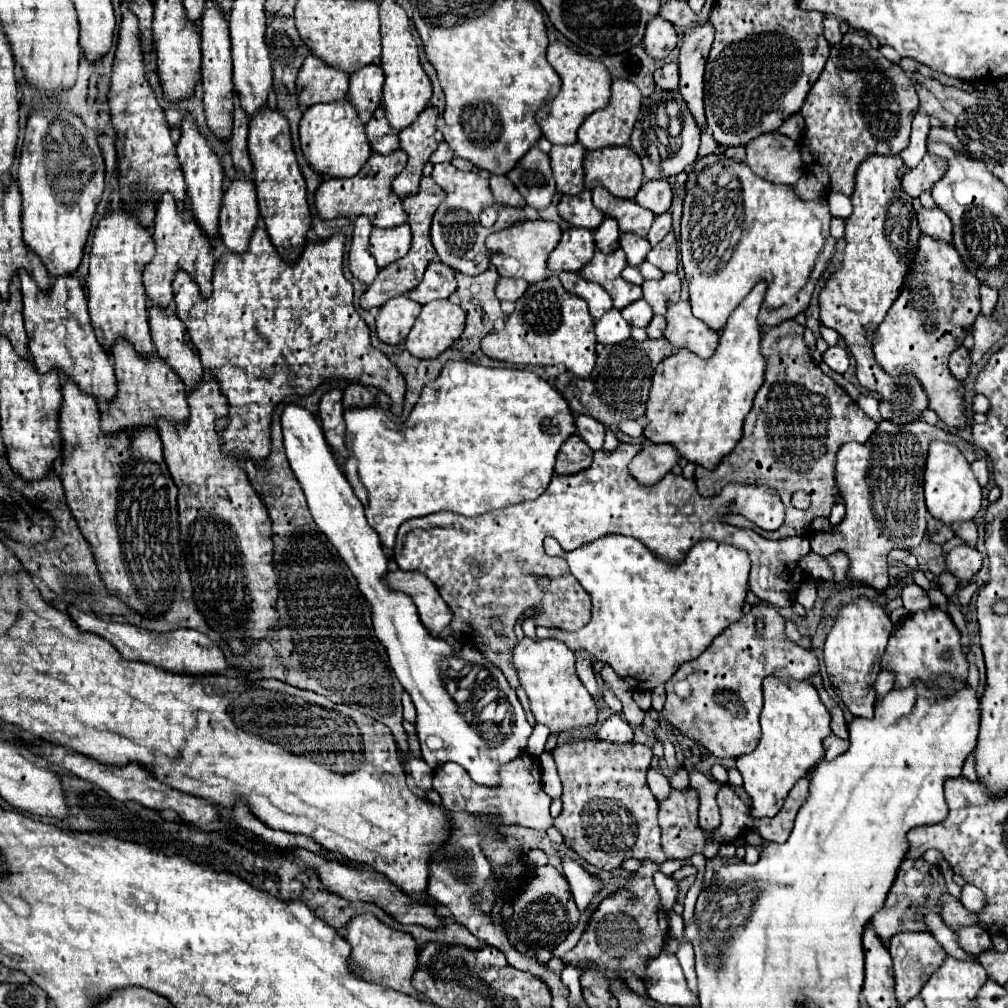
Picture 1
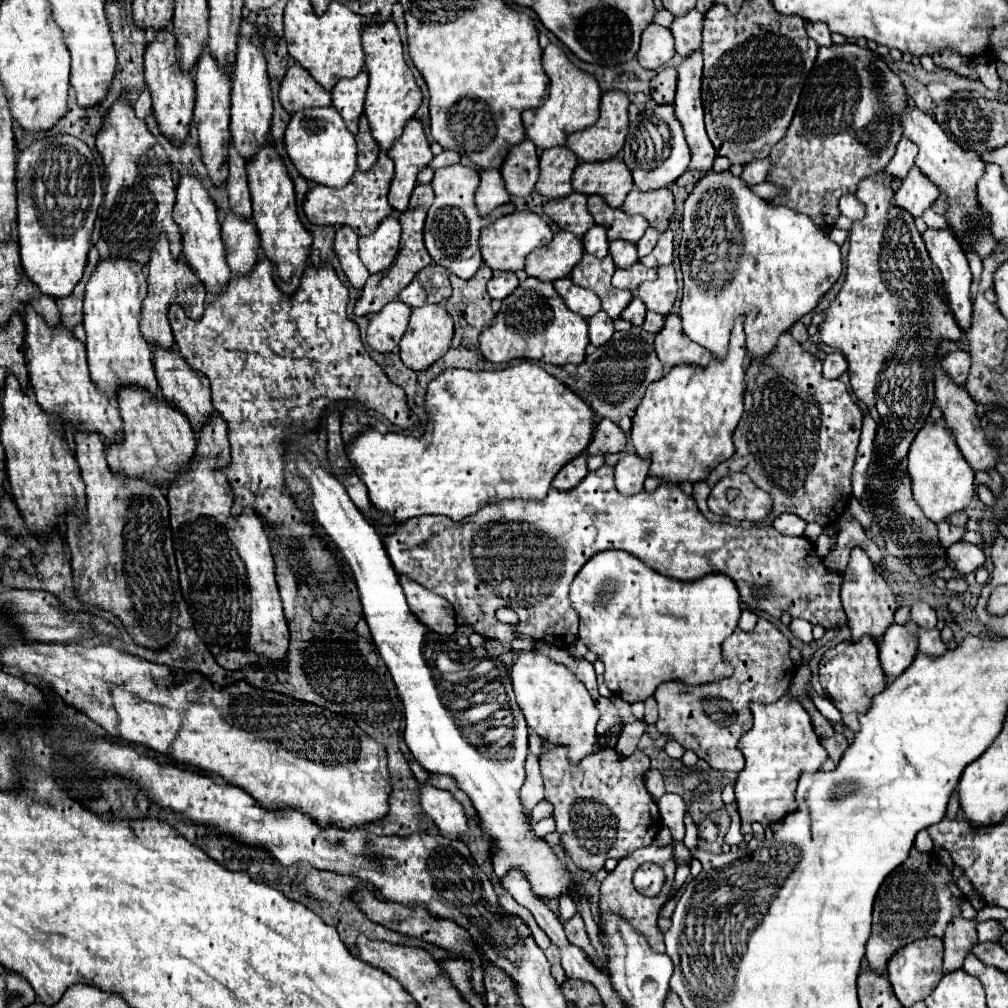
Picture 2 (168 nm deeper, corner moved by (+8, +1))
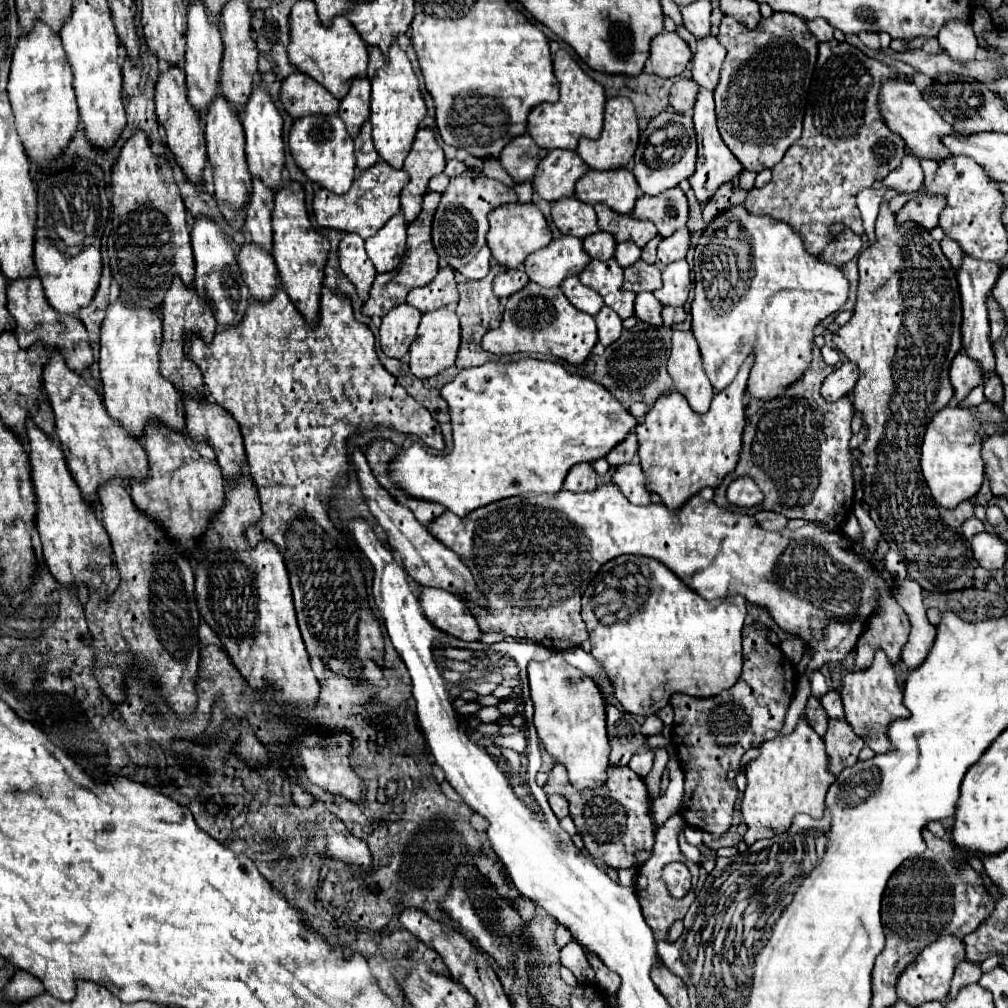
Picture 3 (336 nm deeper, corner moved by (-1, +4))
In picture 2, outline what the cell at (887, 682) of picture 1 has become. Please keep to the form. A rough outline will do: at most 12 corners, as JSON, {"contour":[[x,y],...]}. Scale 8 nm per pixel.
{"contour":[[893,623],[879,639],[887,679],[899,677],[915,659],[917,627]]}

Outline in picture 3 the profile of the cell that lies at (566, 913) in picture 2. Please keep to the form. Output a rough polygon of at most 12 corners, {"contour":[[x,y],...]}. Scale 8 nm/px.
{"contour":[[576,942],[560,950],[566,966],[582,984],[594,984],[594,970]]}

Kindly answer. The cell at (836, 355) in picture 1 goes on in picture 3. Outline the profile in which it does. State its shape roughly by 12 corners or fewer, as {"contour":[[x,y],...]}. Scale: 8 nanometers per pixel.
{"contour":[[844,362],[826,376],[820,394],[836,402],[852,392],[858,368]]}

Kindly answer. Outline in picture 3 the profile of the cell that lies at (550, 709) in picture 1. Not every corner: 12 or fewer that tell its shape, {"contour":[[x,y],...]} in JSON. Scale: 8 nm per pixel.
{"contour":[[560,652],[528,664],[534,726],[574,788],[606,782],[598,684]]}

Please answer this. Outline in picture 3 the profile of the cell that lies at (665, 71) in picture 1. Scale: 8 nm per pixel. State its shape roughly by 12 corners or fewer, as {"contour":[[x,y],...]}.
{"contour":[[680,78],[670,90],[674,112],[694,108],[698,84]]}

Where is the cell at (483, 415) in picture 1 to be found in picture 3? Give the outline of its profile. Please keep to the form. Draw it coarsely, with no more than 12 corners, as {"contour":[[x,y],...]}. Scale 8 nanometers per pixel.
{"contour":[[526,358],[442,388],[452,454],[390,464],[466,516],[556,494],[638,420],[604,386]]}

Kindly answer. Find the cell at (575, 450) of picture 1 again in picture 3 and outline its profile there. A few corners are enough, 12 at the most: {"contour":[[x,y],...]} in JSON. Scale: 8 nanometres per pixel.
{"contour":[[592,464],[570,468],[564,488],[588,492],[598,486]]}

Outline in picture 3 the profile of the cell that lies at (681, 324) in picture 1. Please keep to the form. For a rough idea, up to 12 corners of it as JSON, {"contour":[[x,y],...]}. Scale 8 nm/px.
{"contour":[[674,332],[668,374],[696,414],[714,390],[692,332]]}

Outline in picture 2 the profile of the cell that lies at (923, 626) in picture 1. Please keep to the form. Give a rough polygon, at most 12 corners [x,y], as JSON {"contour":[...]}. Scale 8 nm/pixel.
{"contour":[[939,629],[917,631],[917,653],[939,657],[947,651]]}

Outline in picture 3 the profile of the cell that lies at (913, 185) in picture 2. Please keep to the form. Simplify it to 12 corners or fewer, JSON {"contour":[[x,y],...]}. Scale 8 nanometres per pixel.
{"contour":[[918,196],[896,216],[900,226],[910,220],[932,230],[944,198]]}

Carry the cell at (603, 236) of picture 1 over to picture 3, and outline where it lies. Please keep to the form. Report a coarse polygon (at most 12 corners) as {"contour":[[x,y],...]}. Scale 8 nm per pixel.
{"contour":[[606,232],[586,236],[590,258],[610,260],[616,242]]}

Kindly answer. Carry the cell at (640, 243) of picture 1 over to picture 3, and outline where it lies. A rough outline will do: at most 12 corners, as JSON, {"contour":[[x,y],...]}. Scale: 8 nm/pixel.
{"contour":[[632,242],[616,246],[616,262],[622,268],[640,260],[640,248]]}

